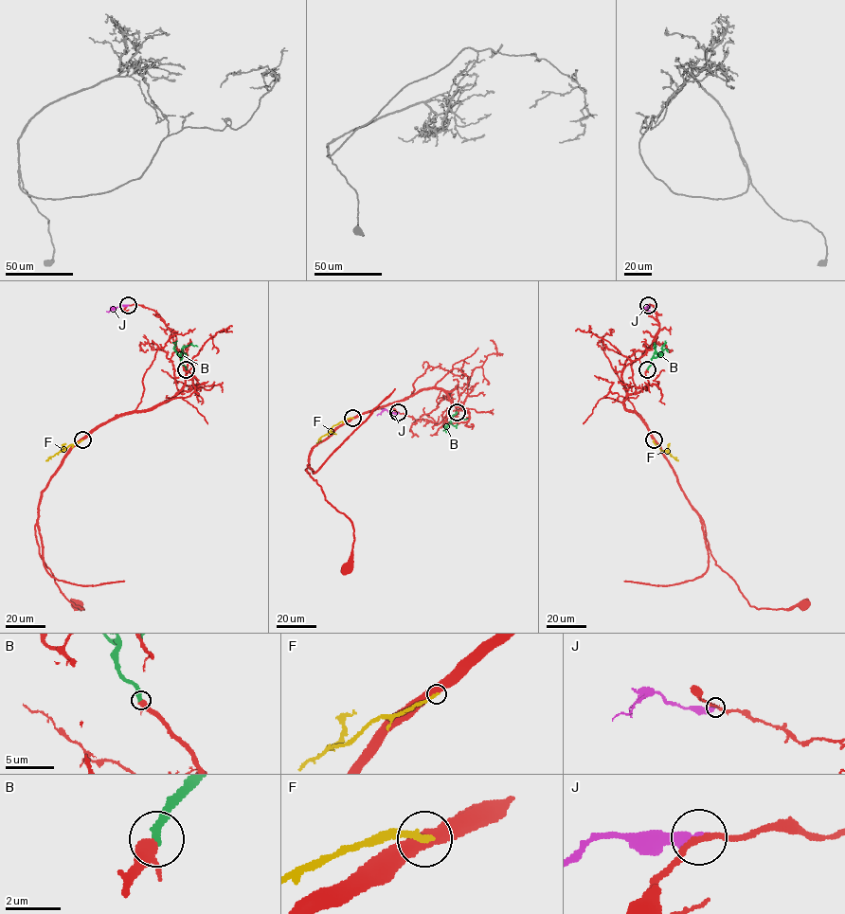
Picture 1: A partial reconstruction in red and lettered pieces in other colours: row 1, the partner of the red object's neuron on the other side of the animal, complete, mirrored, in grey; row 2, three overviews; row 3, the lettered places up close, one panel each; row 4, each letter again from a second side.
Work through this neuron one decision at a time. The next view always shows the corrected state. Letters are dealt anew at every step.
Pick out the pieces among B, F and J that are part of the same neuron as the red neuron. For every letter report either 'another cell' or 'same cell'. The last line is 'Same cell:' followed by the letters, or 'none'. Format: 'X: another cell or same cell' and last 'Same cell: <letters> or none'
B: same cell
F: another cell
J: another cell
Same cell: B

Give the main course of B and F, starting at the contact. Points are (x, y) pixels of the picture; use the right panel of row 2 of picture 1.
B: (648, 369), (654, 346)
F: (654, 439), (660, 450), (678, 460)

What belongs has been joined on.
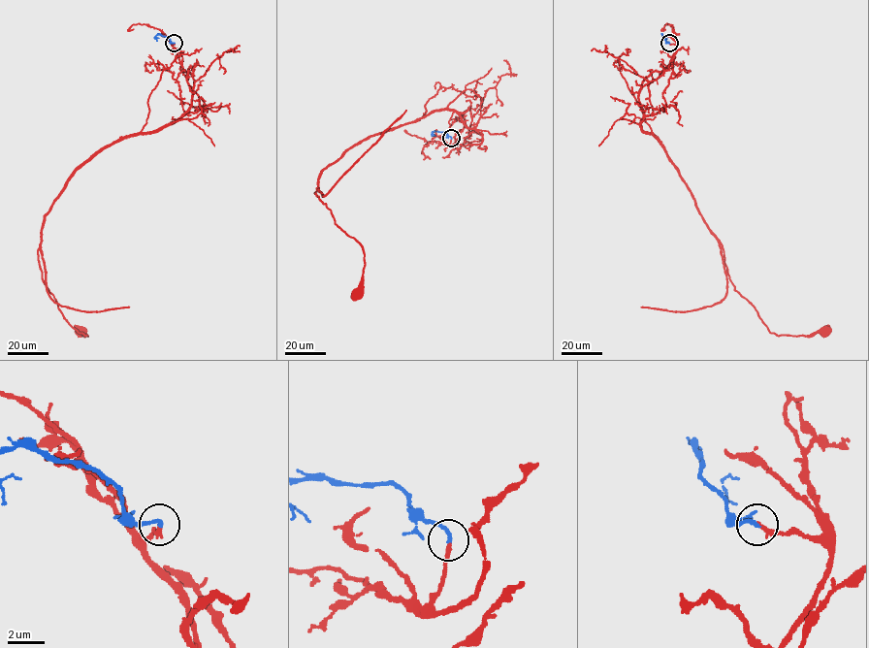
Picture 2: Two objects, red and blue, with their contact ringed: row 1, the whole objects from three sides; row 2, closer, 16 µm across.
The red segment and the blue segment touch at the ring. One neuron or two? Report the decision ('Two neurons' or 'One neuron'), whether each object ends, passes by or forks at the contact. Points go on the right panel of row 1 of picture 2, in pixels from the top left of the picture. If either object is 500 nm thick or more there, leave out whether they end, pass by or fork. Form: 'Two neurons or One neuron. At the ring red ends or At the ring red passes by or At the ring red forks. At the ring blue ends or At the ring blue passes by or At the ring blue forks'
One neuron. At the ring red ends. At the ring blue ends

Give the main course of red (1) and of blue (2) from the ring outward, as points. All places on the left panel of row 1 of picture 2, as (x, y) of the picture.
1: (174, 43), (191, 105), (95, 152), (45, 216), (42, 279), (63, 317), (87, 336), (80, 332)
2: (174, 43), (157, 34), (155, 38), (159, 38)

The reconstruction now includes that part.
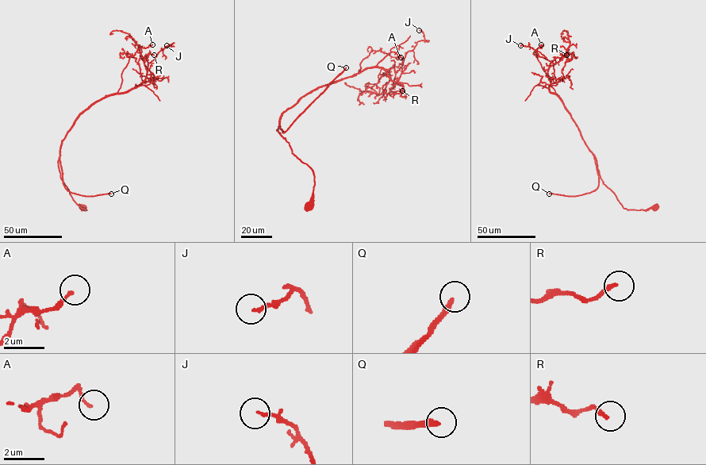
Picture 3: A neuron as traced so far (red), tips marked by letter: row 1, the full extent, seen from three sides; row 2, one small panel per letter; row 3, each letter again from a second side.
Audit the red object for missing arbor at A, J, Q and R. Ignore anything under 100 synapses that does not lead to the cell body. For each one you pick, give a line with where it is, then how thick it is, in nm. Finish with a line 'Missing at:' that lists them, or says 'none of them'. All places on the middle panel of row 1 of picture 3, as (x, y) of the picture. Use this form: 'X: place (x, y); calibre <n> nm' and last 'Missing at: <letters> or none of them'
Q: place (346, 67); calibre 240 nm
Missing at: Q

